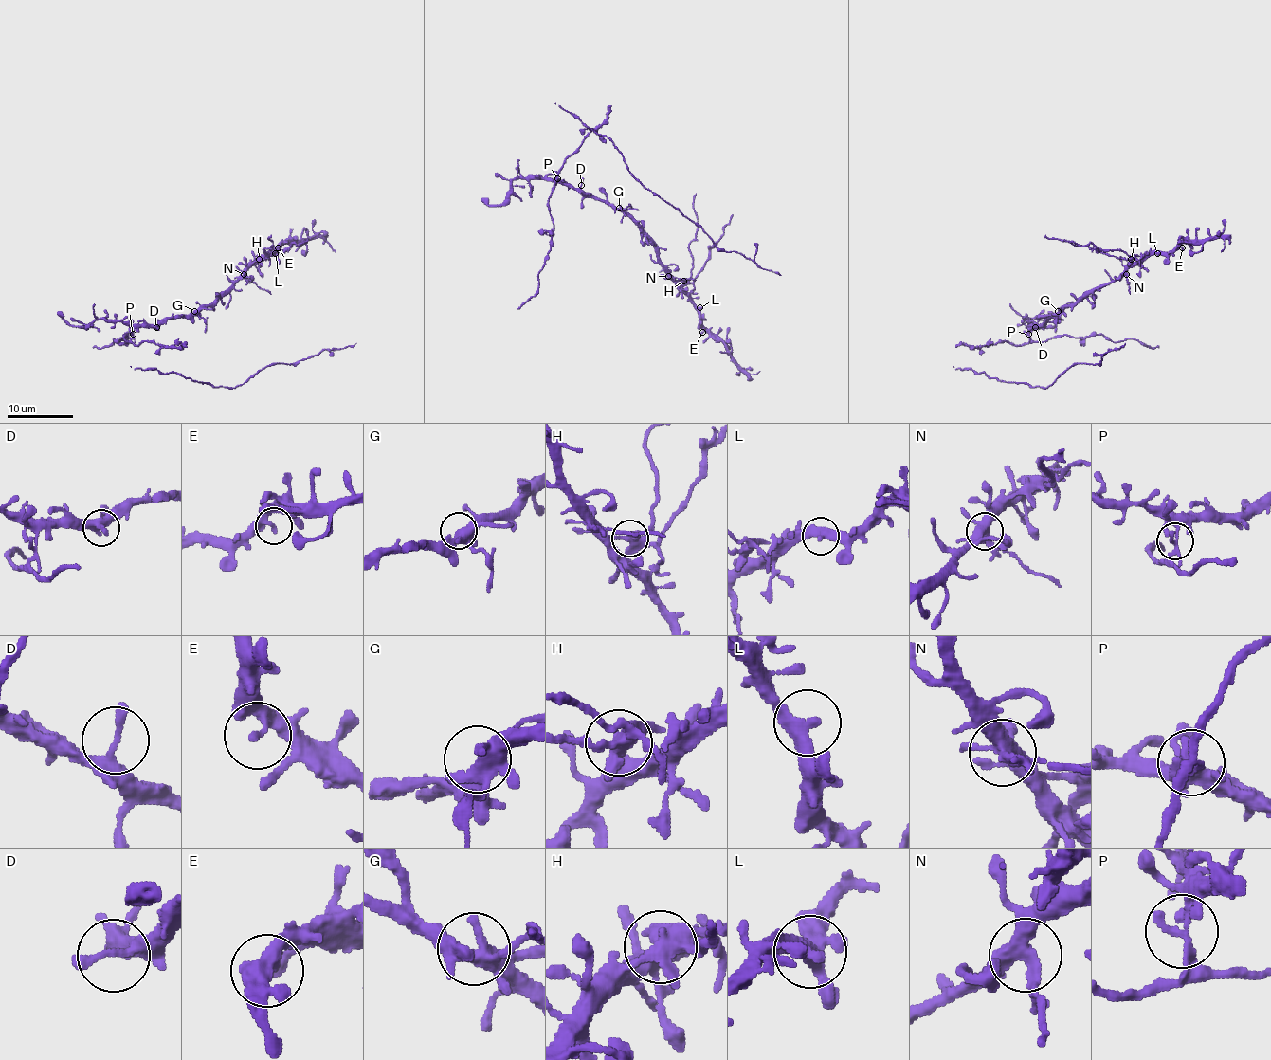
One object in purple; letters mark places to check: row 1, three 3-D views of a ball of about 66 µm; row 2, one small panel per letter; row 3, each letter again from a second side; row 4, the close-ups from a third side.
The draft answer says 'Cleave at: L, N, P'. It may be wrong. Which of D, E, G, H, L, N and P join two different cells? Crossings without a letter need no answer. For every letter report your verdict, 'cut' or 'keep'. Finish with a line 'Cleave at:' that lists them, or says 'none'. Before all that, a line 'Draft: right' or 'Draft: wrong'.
Draft: wrong
D: keep
E: keep
G: keep
H: cut
L: keep
N: cut
P: cut
Cleave at: H, N, P

